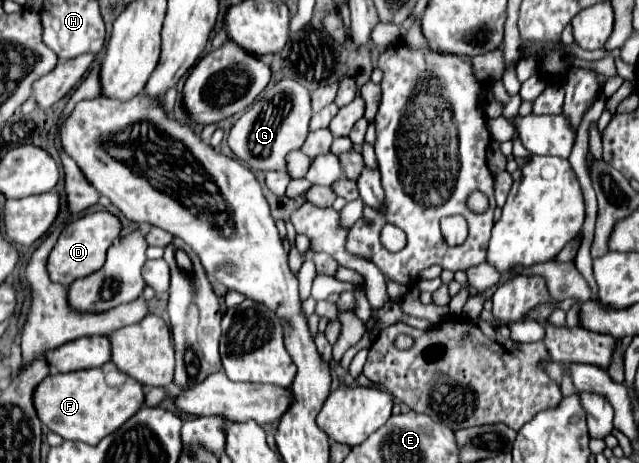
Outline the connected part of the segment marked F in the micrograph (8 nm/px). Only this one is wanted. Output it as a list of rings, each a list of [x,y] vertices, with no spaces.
[[[114,362],[92,370],[50,374],[34,392],[38,418],[64,440],[78,440],[92,446],[98,444],[104,436],[118,430],[144,406],[144,386],[134,378],[126,378],[122,386],[108,386],[104,378],[110,370],[116,370]]]

